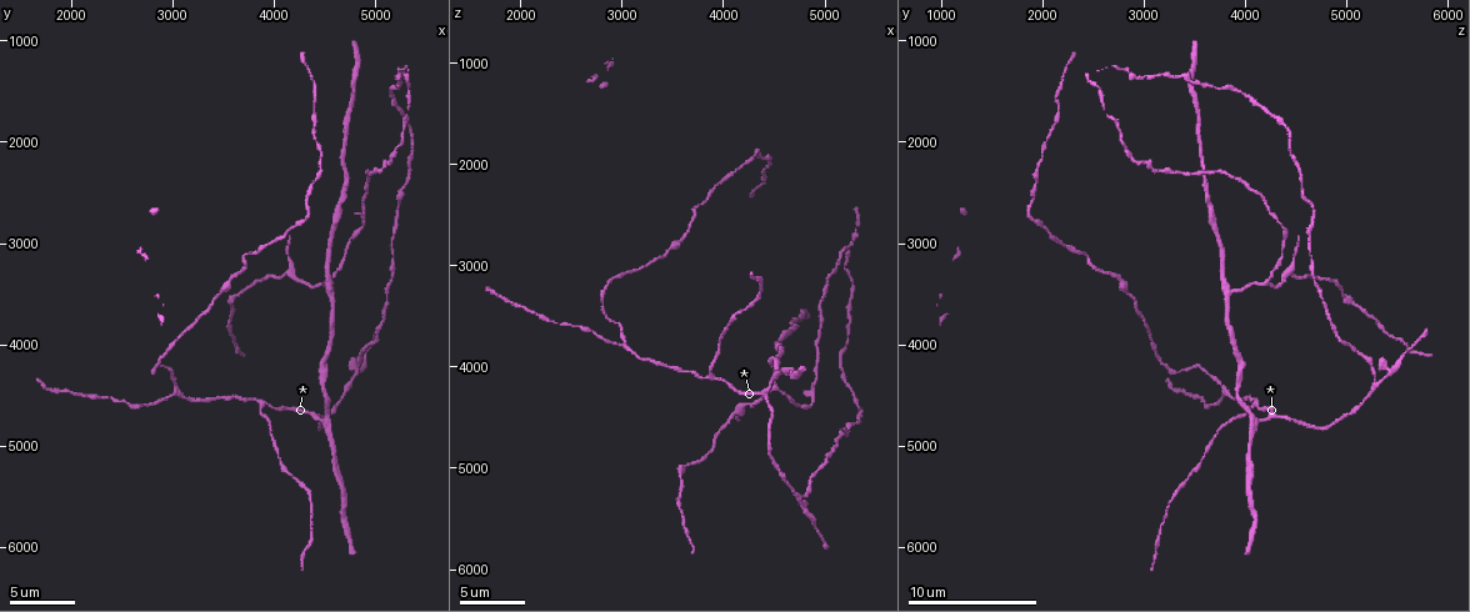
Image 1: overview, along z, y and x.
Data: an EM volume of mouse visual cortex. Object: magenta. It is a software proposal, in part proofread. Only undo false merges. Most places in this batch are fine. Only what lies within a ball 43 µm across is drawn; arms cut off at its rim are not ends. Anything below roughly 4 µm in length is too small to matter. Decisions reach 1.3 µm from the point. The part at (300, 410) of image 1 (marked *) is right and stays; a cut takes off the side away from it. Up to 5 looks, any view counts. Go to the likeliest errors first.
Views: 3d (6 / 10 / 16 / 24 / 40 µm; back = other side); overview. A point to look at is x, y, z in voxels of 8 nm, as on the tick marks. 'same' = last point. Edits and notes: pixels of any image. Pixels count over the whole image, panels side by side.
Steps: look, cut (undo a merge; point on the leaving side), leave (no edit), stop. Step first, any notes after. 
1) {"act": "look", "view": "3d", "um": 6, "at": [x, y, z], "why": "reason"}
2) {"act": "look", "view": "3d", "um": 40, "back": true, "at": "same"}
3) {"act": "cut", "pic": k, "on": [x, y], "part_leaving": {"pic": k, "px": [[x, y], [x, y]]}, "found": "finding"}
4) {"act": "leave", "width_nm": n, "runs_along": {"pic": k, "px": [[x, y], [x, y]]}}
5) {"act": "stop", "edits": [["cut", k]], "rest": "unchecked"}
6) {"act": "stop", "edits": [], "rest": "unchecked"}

{"act": "look", "view": "3d", "um": 10, "at": [4540, 4740, 4060], "why": "three-way junction"}

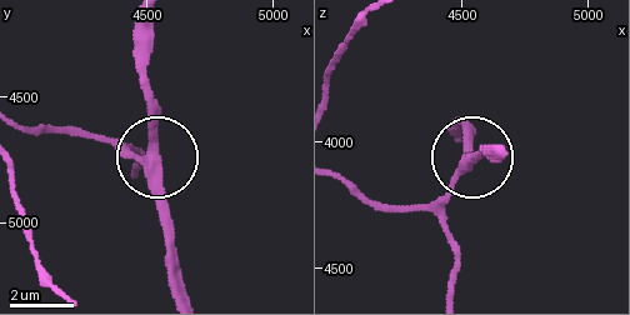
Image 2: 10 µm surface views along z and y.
{"act": "leave", "arms": 3, "found": "one cell here"}

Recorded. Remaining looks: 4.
{"act": "look", "view": "3d", "um": 6, "at": [4540, 3460, 3840], "why": "arms part here"}

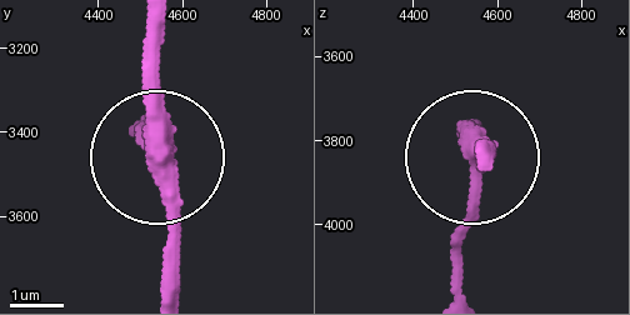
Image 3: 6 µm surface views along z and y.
{"act": "look", "view": "3d", "um": 6, "back": true, "at": "same"}

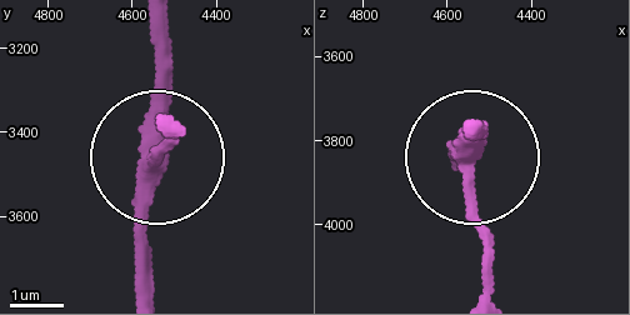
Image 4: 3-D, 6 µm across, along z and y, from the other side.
{"act": "leave", "runs_along": {"pic": 4, "px": [[145, 293], [154, 24]]}, "found": "one cell here"}

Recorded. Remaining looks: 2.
{"act": "look", "view": "3d", "um": 10, "at": [3880, 4600, 4080], "why": "three arms meet"}

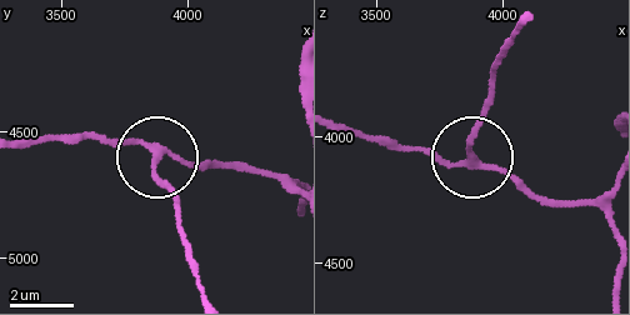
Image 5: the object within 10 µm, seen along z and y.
{"act": "look", "view": "3d", "um": 6, "at": [3880, 4580, 4090]}

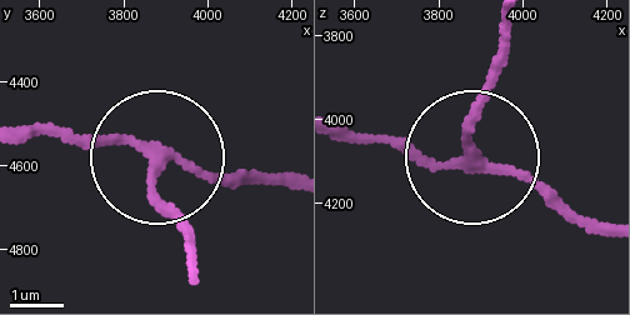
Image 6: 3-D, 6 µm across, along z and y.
{"act": "leave", "arms": 3, "runs_along": {"pic": 6, "px": [[289, 185], [235, 185], [159, 159], [190, 249]]}, "found": "continuous, no second cell"}

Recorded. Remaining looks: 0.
{"act": "stop", "edits": [], "rest": "unchecked"}

